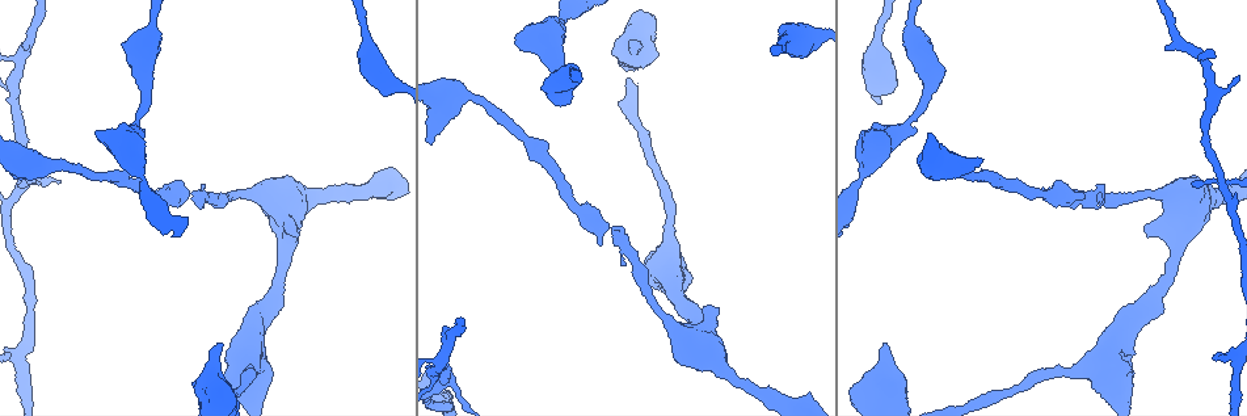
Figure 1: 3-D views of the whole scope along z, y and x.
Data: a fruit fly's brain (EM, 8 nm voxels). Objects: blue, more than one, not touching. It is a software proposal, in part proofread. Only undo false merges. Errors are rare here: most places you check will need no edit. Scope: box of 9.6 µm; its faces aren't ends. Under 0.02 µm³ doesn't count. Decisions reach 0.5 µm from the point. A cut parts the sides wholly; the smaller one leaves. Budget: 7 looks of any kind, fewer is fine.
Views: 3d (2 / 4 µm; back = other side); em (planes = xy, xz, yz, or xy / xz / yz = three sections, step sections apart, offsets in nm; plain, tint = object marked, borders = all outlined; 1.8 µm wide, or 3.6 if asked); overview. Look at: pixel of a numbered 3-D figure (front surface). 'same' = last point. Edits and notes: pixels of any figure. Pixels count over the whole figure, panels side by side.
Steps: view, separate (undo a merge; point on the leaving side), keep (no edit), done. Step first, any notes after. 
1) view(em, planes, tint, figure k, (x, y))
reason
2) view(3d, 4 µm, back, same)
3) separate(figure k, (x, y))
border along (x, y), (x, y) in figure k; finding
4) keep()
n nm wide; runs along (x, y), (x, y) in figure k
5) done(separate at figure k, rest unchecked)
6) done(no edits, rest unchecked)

view(3d, 4 µm, figure 1, (573, 71))
sudden change in width

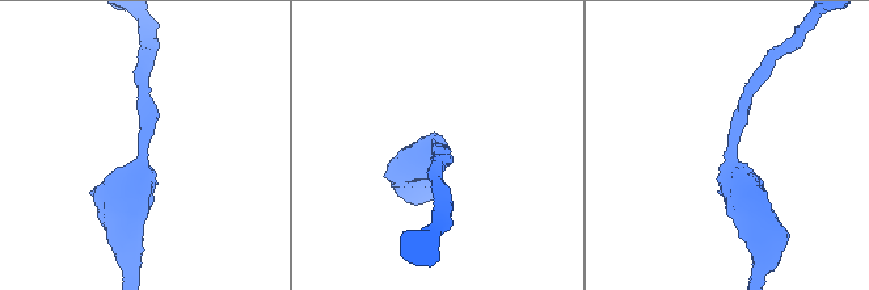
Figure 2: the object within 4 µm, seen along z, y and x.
view(em, 3.6 µm, xy, step 16, tint, figure 2, (145, 145))

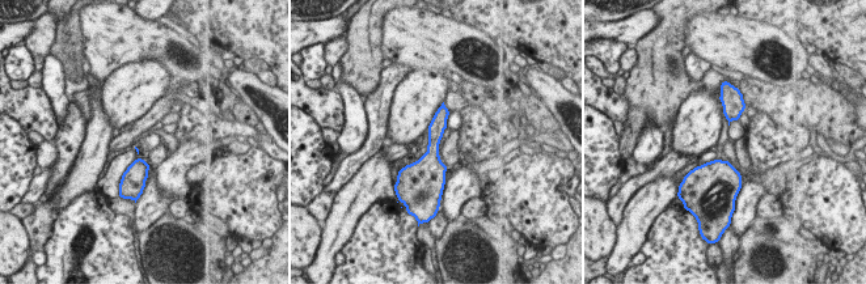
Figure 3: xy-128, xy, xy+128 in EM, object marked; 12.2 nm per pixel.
view(em, 3.6 µm, planes, tint, same)

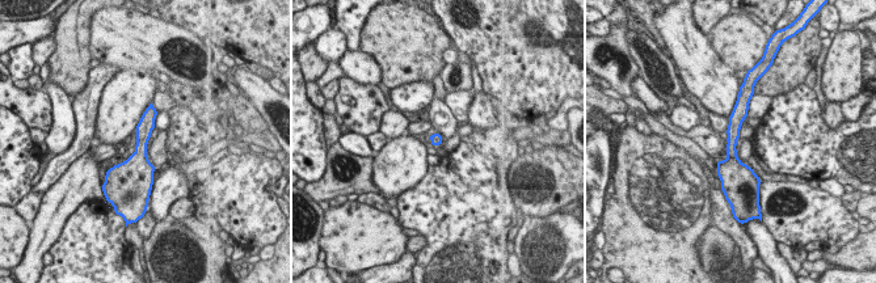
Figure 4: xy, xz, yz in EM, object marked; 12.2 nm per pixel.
keep()
continuous, no second neuron

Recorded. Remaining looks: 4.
view(3d, 4 µm, back, figure 1, (633, 47))
sudden change in width

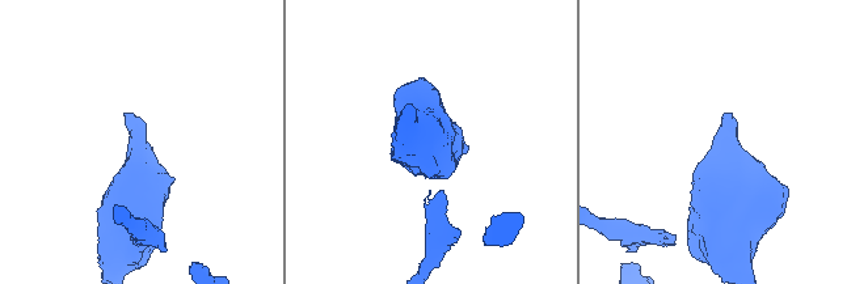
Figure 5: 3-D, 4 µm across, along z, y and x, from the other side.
view(em, 3.6 µm, xy, step 8, borders, figure 5, (730, 148))

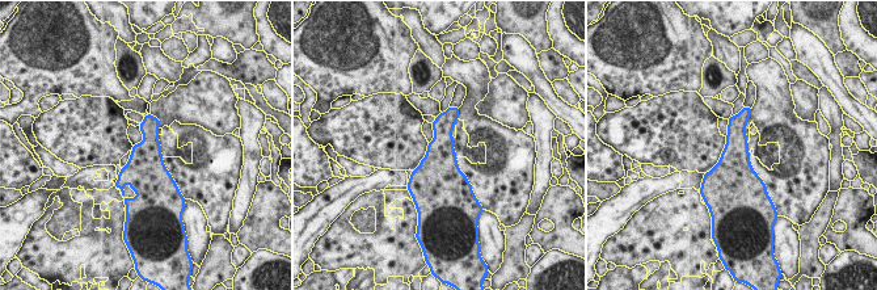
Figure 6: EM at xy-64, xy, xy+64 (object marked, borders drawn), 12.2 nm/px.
view(em, 3.6 µm, planes, borders, same)
cut it another way

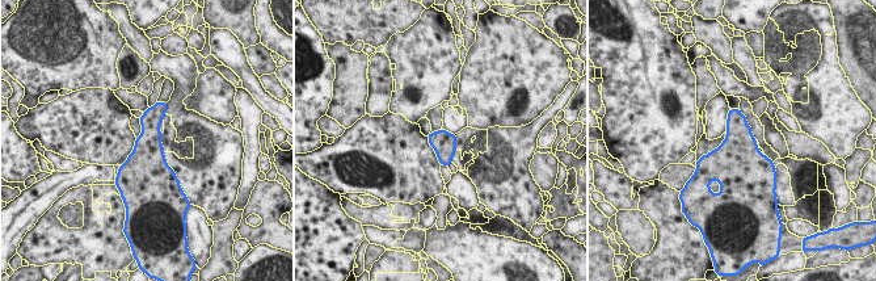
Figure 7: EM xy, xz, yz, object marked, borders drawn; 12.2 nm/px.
keep()
280 nm wide; all the same neuron

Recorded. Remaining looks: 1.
view(em, xy, step 8, tint, figure 1, (445, 380))
two arms in line, one across

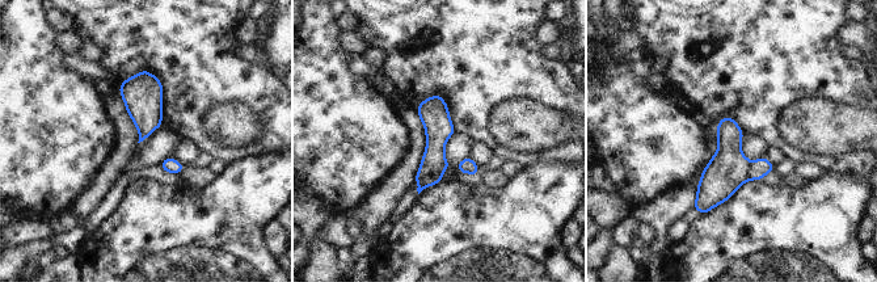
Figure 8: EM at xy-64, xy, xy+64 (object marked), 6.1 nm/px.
separate(figure 8, (759, 168))
border along (750, 163), (747, 179) in figure 8; a second neuron is stuck on

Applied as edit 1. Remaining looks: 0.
done(separate at figure 8, rest unchecked)

